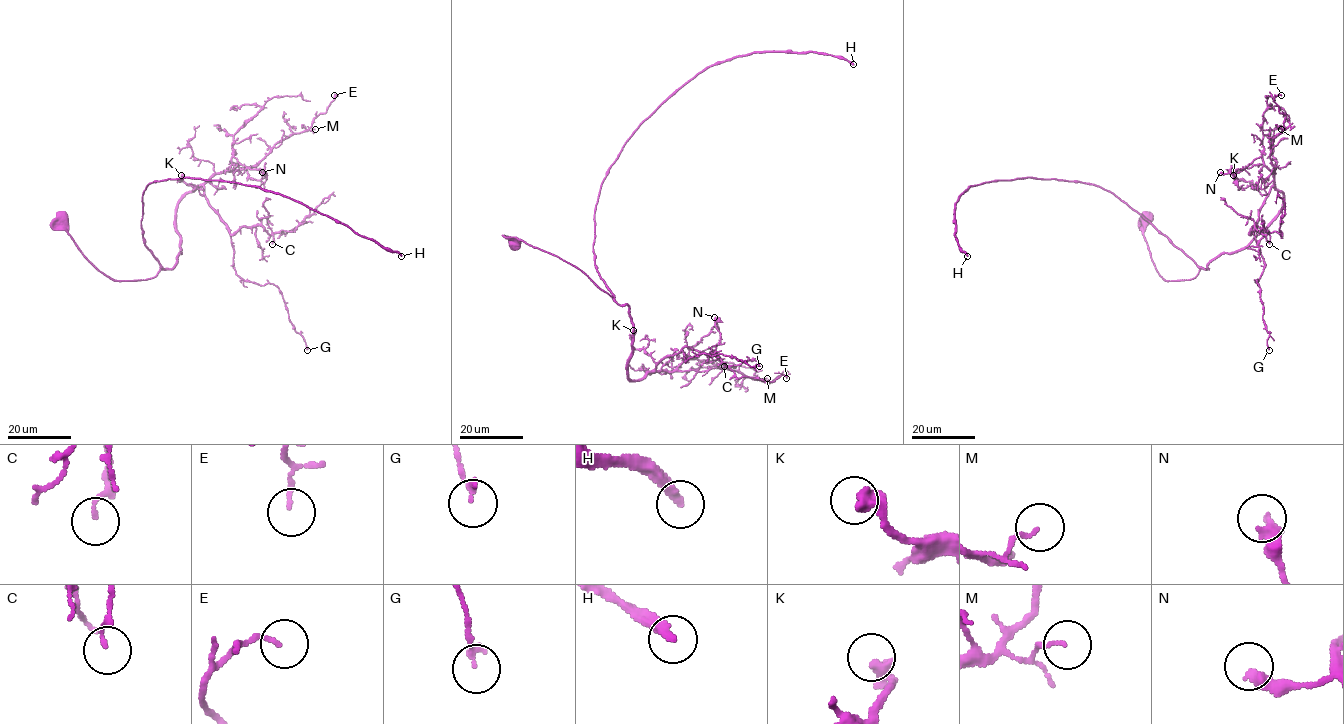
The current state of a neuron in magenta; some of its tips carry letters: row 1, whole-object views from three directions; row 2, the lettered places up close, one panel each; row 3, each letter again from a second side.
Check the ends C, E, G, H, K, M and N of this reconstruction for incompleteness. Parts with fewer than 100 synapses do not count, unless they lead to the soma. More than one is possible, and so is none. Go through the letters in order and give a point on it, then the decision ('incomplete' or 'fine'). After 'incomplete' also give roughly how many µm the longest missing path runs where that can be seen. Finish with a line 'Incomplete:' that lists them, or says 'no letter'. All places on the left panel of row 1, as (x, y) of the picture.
C: (272, 244) | fine
E: (334, 95) | fine
G: (307, 350) | fine
H: (401, 256) | incomplete | 70 µm
K: (181, 175) | fine
M: (315, 129) | fine
N: (262, 172) | fine
Incomplete: H

